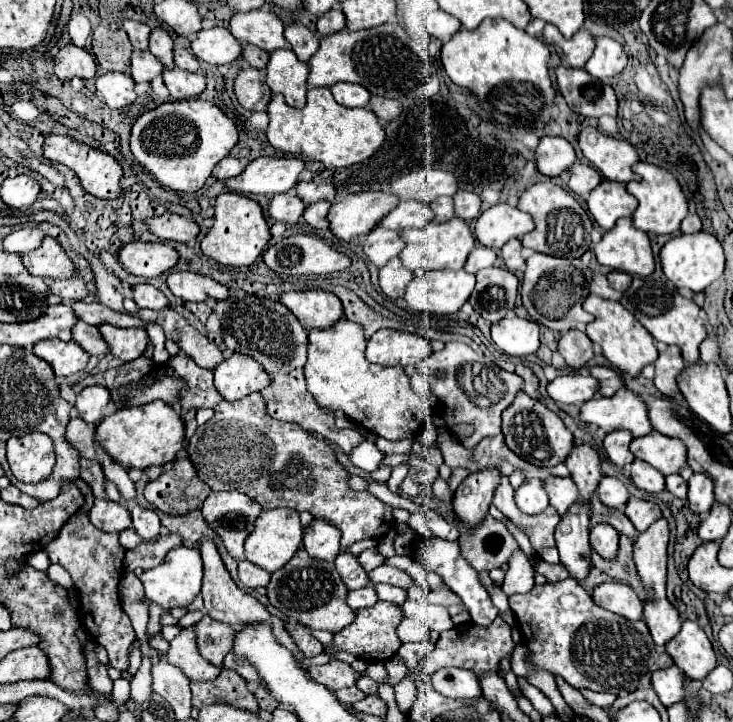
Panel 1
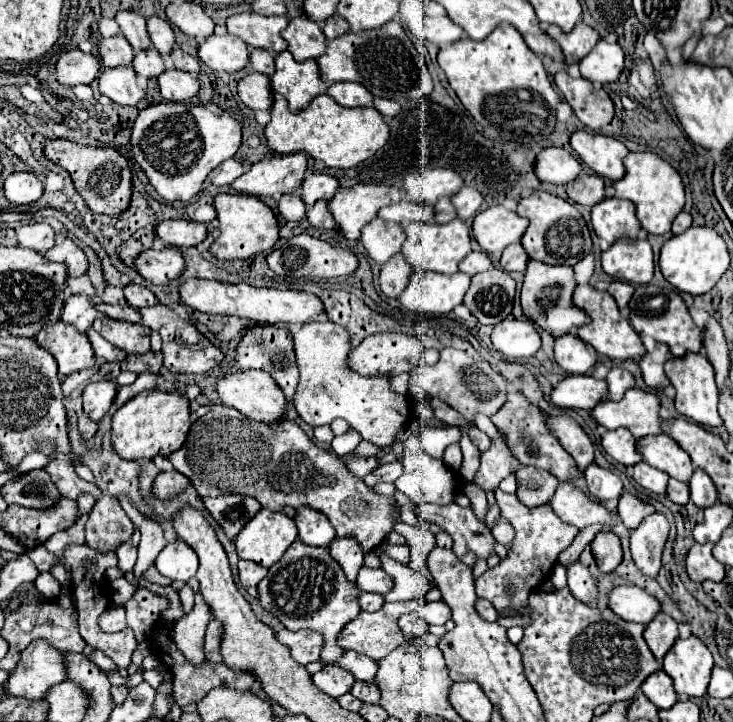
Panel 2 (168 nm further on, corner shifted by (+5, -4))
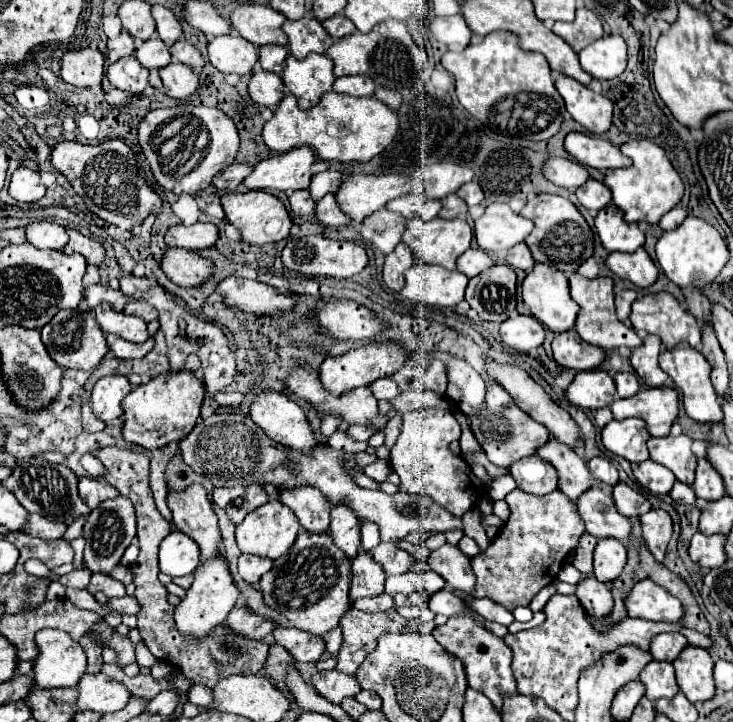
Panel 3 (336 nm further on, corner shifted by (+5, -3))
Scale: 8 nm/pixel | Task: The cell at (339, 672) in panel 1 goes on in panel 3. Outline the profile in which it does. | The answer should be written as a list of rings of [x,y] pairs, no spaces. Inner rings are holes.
[[[338,669],[318,671],[312,675],[312,687],[328,701],[340,705],[346,697],[356,697],[360,693],[360,683],[354,675],[344,675]]]

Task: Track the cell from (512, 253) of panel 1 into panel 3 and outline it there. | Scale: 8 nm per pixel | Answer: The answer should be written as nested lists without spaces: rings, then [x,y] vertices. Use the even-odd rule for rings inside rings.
[[[526,243],[514,245],[514,247],[508,251],[508,255],[506,255],[506,263],[508,263],[510,267],[514,267],[514,269],[522,269],[522,271],[528,273],[528,271],[534,267],[534,259],[532,259],[532,253],[530,253],[528,245],[526,245]]]

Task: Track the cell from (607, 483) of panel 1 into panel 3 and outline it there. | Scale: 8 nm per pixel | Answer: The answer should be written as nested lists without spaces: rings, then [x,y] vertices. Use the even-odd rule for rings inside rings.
[[[594,457],[594,459],[588,461],[588,467],[590,467],[594,479],[598,479],[606,485],[612,485],[612,487],[618,483],[618,471],[612,465],[612,461],[608,461],[604,457]]]

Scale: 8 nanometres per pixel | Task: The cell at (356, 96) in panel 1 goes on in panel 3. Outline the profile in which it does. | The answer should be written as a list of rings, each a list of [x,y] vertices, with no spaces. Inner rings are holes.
[[[350,75],[338,77],[334,83],[336,93],[350,93],[354,97],[372,97],[374,95],[374,81],[366,75]]]

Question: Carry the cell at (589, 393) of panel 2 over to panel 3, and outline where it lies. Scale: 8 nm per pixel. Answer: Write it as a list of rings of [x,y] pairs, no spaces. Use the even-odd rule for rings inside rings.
[[[582,371],[566,389],[566,397],[572,405],[584,409],[600,409],[614,401],[616,385],[608,371]]]

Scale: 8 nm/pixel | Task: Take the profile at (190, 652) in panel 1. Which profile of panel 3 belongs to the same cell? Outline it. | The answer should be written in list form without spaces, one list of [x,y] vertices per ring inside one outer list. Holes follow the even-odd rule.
[[[218,555],[218,557],[212,557],[204,563],[200,563],[194,571],[194,583],[186,591],[186,597],[180,599],[180,603],[174,609],[174,619],[176,619],[178,629],[182,633],[204,637],[208,631],[214,629],[214,625],[218,625],[226,619],[226,615],[232,611],[232,607],[238,599],[238,593],[240,591],[236,589],[234,581],[232,581],[228,561],[224,559],[224,555]]]

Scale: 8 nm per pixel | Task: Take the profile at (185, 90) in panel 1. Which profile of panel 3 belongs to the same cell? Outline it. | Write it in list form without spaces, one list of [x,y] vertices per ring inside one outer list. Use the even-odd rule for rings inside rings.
[[[170,63],[160,69],[160,79],[164,83],[166,95],[174,99],[186,99],[190,97],[198,87],[196,73],[182,65],[182,63]]]

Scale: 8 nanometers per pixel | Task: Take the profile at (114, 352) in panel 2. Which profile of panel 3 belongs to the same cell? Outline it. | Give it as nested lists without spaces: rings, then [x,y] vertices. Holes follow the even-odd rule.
[[[106,335],[106,341],[110,351],[118,359],[138,359],[138,357],[144,357],[154,347],[154,337],[150,337],[146,343],[132,343],[118,335]]]

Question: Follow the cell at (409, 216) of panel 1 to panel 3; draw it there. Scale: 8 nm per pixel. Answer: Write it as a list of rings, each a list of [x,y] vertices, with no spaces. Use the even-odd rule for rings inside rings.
[[[410,193],[410,195],[404,195],[404,197],[398,197],[394,201],[390,201],[386,205],[388,211],[396,211],[400,215],[404,215],[406,219],[412,219],[412,217],[420,217],[424,221],[430,221],[438,215],[438,211],[442,209],[442,203],[438,199],[430,199],[426,195],[416,195],[416,193]]]

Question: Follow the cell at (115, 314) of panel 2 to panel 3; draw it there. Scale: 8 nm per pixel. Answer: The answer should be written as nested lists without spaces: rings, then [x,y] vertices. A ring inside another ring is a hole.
[[[132,299],[132,301],[126,305],[124,313],[138,315],[138,317],[142,317],[146,323],[148,323],[148,321],[152,321],[152,319],[158,319],[158,311],[156,311],[148,301],[144,301],[144,299],[138,299],[138,301],[134,301],[134,299]]]

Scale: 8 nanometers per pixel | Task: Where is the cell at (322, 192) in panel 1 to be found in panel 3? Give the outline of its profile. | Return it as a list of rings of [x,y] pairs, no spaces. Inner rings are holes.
[[[322,171],[322,173],[316,173],[312,177],[312,185],[310,185],[312,199],[314,201],[320,201],[324,195],[336,193],[338,187],[340,187],[340,183],[342,183],[342,173],[338,173],[338,171]]]

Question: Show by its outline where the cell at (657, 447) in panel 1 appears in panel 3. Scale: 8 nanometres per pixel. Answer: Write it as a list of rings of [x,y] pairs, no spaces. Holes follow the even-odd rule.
[[[666,435],[666,437],[652,437],[648,441],[650,459],[668,467],[678,481],[692,485],[694,471],[696,471],[696,455],[690,449],[692,439],[688,435]]]

